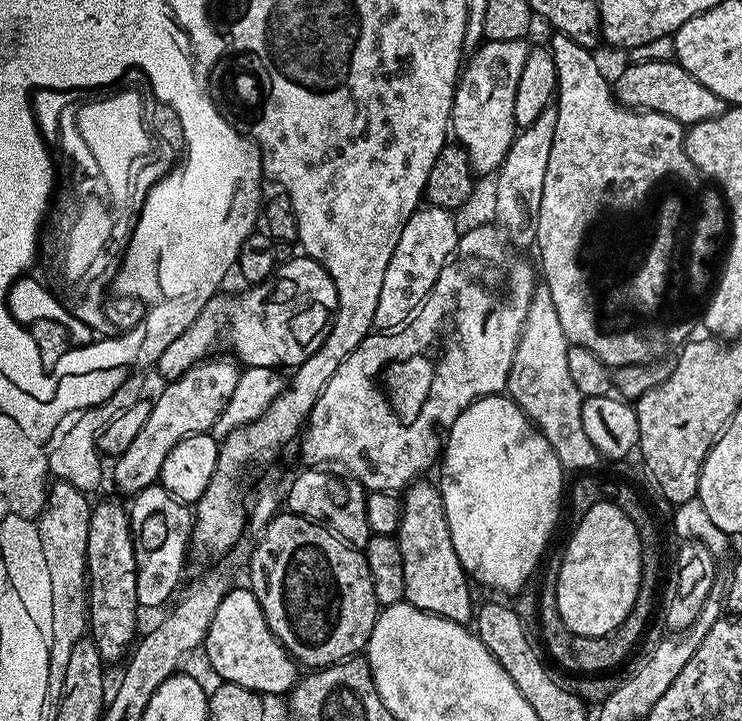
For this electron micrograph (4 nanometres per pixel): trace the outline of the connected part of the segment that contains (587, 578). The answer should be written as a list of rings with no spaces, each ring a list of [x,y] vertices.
[[[610,500],[586,510],[576,524],[556,574],[556,605],[573,636],[597,636],[614,630],[630,614],[640,589],[640,539],[634,522]]]

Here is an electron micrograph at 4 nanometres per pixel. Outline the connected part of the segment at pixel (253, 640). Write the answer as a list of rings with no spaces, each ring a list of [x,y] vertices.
[[[234,586],[223,596],[214,618],[211,619],[207,638],[204,639],[202,648],[203,651],[206,650],[211,668],[220,676],[218,678],[225,683],[240,684],[245,686],[246,690],[261,693],[265,697],[280,696],[283,692],[284,695],[291,693],[296,686],[298,679],[297,661],[289,656],[280,639],[270,630],[270,626],[266,622],[266,614],[262,614],[262,606],[258,602],[258,598],[252,593],[251,587],[236,588]]]

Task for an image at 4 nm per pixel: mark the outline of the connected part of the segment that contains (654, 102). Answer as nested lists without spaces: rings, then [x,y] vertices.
[[[675,59],[632,63],[614,83],[614,95],[616,102],[626,108],[666,114],[685,126],[706,122],[722,114],[726,107],[724,100],[718,98],[714,90],[702,86],[702,82],[698,82],[698,78],[677,64]]]

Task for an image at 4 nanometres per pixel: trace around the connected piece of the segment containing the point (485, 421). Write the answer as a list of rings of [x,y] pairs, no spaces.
[[[507,395],[484,396],[480,400],[474,401],[466,410],[462,410],[462,414],[458,414],[454,426],[448,431],[445,439],[442,449],[442,463],[439,468],[440,480],[438,479],[438,487],[446,506],[446,522],[450,526],[450,538],[454,542],[458,562],[462,562],[464,571],[475,583],[477,580],[478,583],[485,584],[488,588],[497,588],[500,592],[516,594],[529,583],[530,580],[528,579],[531,578],[532,571],[535,570],[536,563],[539,562],[540,555],[543,554],[544,547],[547,546],[548,539],[551,538],[552,531],[556,528],[556,519],[560,516],[560,499],[563,496],[565,499],[566,496],[566,480],[564,484],[566,469],[558,462],[550,442],[546,442],[546,438],[538,431],[535,424],[528,419],[528,415]]]

